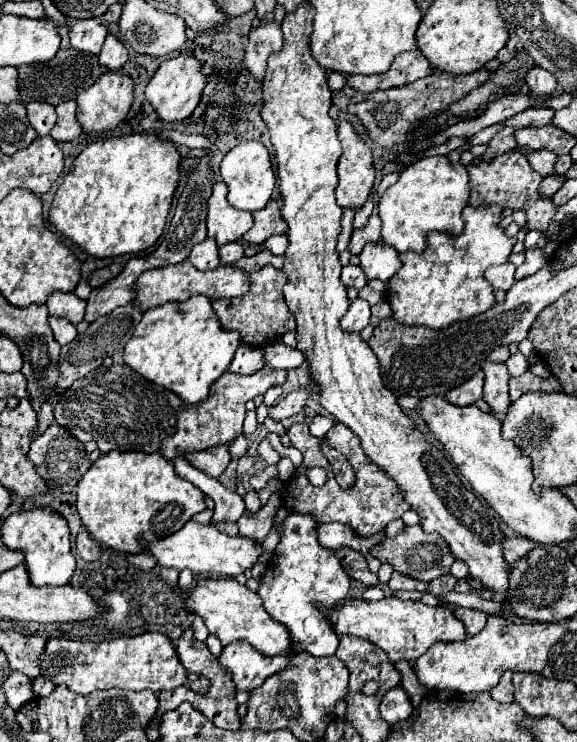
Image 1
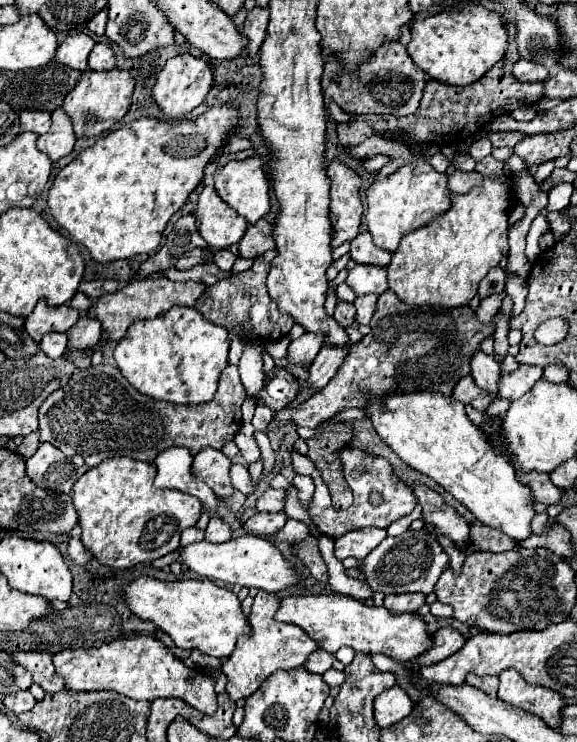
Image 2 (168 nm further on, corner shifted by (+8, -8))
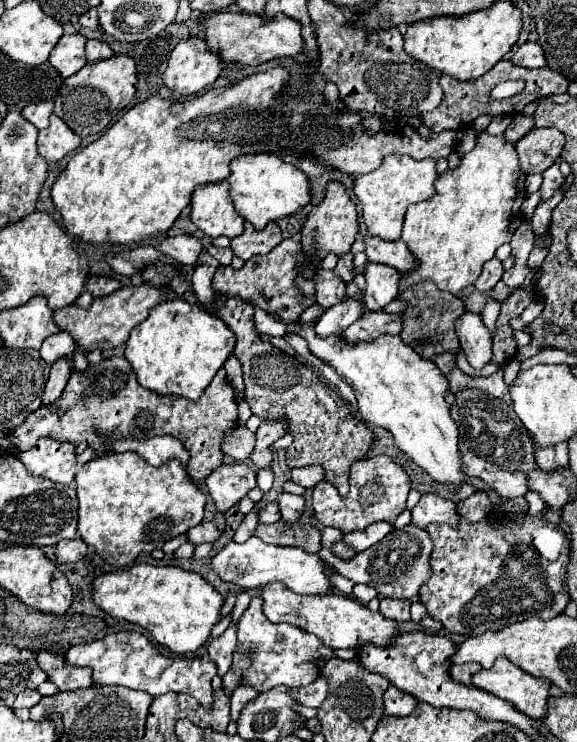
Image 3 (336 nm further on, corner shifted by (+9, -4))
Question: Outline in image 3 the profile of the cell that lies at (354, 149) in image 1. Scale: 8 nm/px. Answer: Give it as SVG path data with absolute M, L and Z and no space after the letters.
M330 182L328 184L328 190L326 190L326 196L324 200L320 202L320 206L316 206L300 236L302 236L302 252L306 254L308 260L316 258L316 260L322 260L326 258L328 254L336 254L336 256L342 256L342 254L348 254L354 240L356 240L356 234L358 234L358 214L356 214L356 204L350 200L350 196L346 194L344 186L338 184L338 182Z

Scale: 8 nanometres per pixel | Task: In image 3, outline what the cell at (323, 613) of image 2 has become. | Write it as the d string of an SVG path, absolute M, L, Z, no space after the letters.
M268 582L260 586L260 596L264 600L264 616L270 622L288 622L310 634L316 634L330 648L358 648L362 642L372 642L376 646L386 646L398 636L396 622L384 618L380 612L372 612L354 598L330 594L330 596L298 596L282 582Z

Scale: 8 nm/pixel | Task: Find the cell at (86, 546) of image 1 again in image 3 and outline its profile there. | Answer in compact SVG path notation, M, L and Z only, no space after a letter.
M80 538L74 540L62 540L56 544L56 560L60 564L70 564L70 562L78 562L80 558L86 556L86 544Z

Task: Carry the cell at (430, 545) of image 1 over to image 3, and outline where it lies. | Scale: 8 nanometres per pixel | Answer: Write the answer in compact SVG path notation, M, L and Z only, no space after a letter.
M316 518L310 520L312 526L318 526L322 530L322 558L332 564L338 574L342 574L344 578L352 580L354 584L368 584L372 588L376 588L380 594L388 596L388 598L412 598L418 594L420 586L430 578L430 552L432 552L432 540L430 536L414 526L414 524L408 524L406 528L402 530L392 530L388 536L384 536L378 544L374 544L372 548L364 550L364 552L358 552L352 560L344 562L340 558L336 558L332 552L330 552L330 546L338 542L344 535L344 533L334 527L322 526Z

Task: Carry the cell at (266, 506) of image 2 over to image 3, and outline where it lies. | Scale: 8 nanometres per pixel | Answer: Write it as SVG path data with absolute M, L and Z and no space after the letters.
M280 494L278 504L282 510L282 520L286 520L290 524L298 522L306 508L306 500L302 496L294 496L294 494Z

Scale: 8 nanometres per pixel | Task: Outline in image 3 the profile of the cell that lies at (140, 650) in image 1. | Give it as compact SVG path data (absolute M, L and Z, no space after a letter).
M118 632L106 634L100 640L84 642L72 646L66 654L66 664L90 666L94 668L94 684L116 684L130 690L144 690L150 696L160 696L166 692L184 692L194 696L206 710L212 708L212 686L210 680L216 676L216 664L202 658L170 658L156 650L156 646L138 632Z

